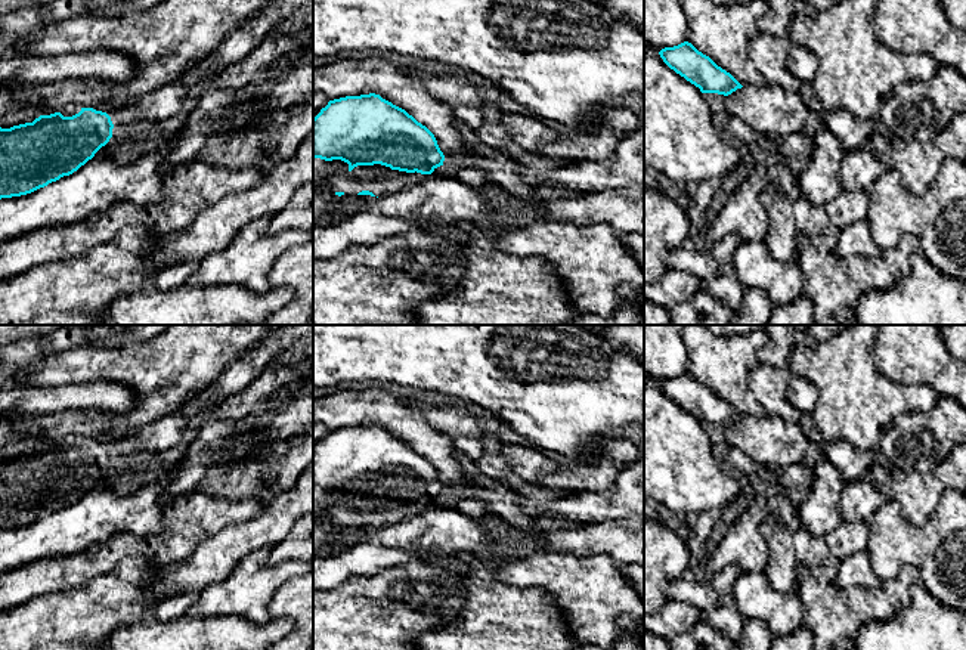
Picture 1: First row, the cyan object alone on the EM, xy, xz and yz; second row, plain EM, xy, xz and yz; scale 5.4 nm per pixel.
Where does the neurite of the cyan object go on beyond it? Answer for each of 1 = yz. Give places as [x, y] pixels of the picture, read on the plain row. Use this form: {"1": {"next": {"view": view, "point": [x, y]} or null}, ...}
{"1": {"next": null}}

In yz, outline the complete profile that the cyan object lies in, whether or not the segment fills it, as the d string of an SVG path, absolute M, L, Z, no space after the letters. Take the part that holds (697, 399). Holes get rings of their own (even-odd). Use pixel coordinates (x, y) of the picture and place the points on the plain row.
M688 372L665 378L659 386L671 400L699 418L702 424L728 427L743 418L730 403L718 397Z

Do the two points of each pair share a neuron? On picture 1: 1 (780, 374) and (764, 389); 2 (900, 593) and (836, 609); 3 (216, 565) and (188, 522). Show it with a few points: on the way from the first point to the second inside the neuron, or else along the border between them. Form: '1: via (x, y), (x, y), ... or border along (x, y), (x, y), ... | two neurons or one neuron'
1: via (776, 378), (768, 384) | one neuron
2: via (884, 603), (853, 607) | one neuron
3: border along (231, 523), (175, 565) | two neurons

